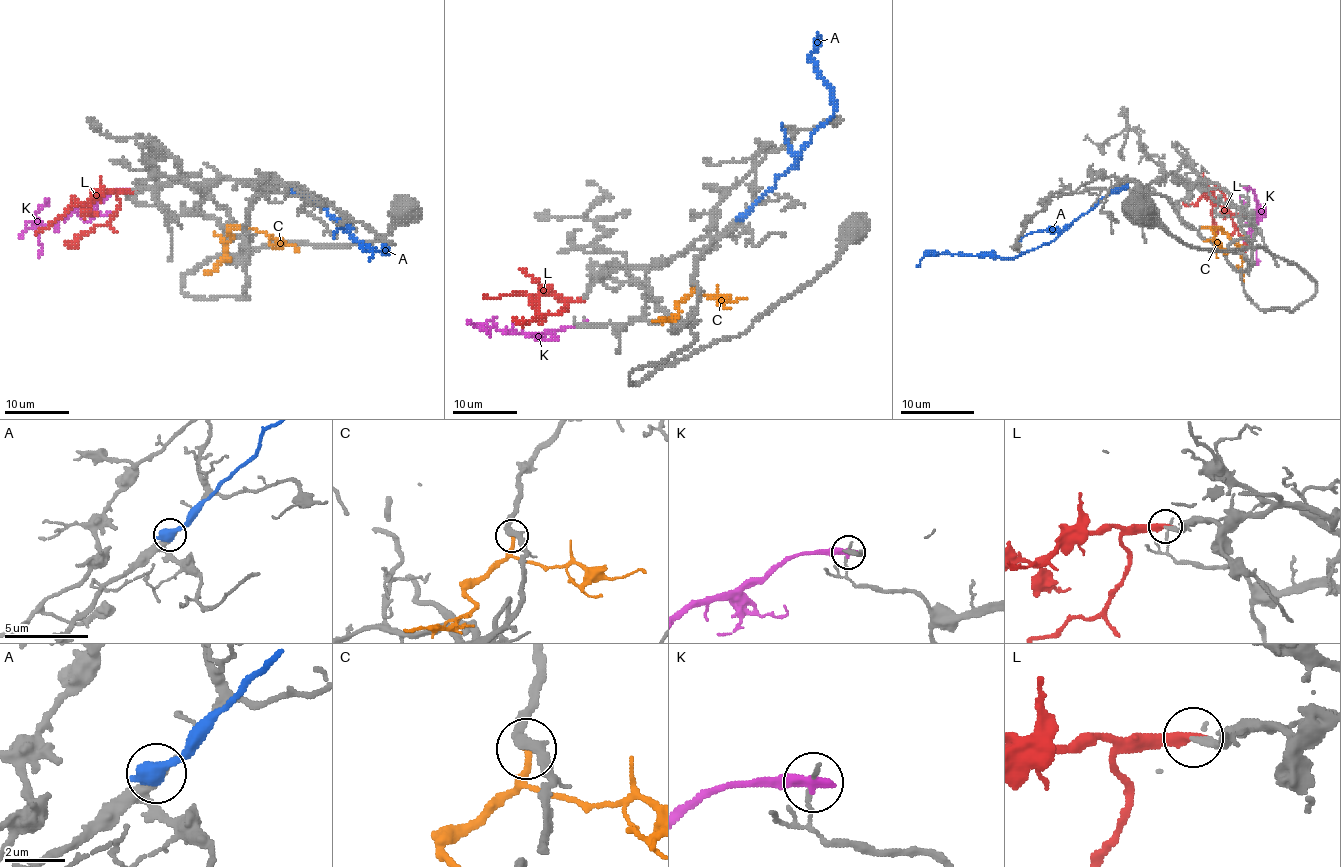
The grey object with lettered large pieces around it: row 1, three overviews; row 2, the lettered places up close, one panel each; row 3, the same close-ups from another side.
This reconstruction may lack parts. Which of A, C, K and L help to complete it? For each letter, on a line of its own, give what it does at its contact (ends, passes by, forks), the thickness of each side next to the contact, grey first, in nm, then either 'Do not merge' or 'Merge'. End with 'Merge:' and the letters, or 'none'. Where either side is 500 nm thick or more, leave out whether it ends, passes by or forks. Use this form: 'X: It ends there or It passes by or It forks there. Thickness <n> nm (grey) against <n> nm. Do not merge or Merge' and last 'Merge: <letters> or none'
A: Thickness 300 nm (grey) against 650 nm. Do not merge
C: It ends there. Thickness 160 nm (grey) against 240 nm. Do not merge
K: It ends there. Thickness 170 nm (grey) against 400 nm. Do not merge
L: It ends there. Thickness 240 nm (grey) against 360 nm. Merge
Merge: L

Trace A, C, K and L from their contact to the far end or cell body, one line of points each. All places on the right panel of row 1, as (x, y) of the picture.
A: (1126, 184), (1115, 187), (1052, 241), (1030, 250), (1008, 257), (945, 252), (923, 257), (916, 267)
C: (1201, 226), (1218, 226), (1240, 248), (1242, 281)
K: (1247, 187), (1258, 204), (1258, 217), (1251, 228), (1258, 265)
L: (1218, 187), (1212, 189), (1216, 200), (1212, 202), (1212, 222), (1218, 230), (1214, 235)

